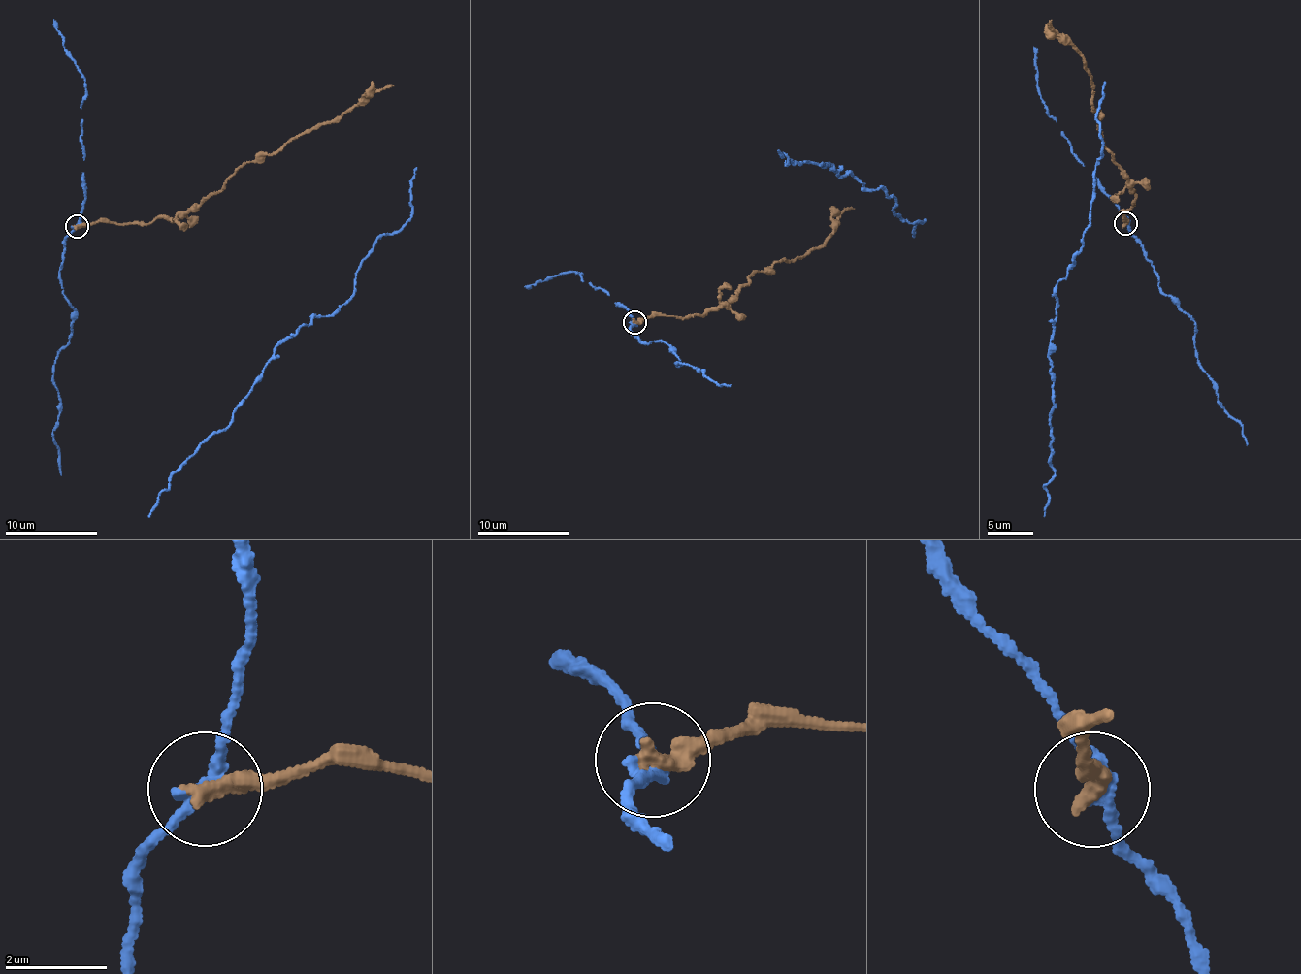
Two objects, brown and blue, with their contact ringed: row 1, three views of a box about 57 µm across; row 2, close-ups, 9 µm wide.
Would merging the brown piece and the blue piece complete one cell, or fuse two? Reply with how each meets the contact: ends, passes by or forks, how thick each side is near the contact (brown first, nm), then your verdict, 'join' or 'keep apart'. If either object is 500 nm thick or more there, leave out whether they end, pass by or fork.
brown ends there; blue passes by; 380 nm thick on the brown side, 220 nm on the other; keep apart

